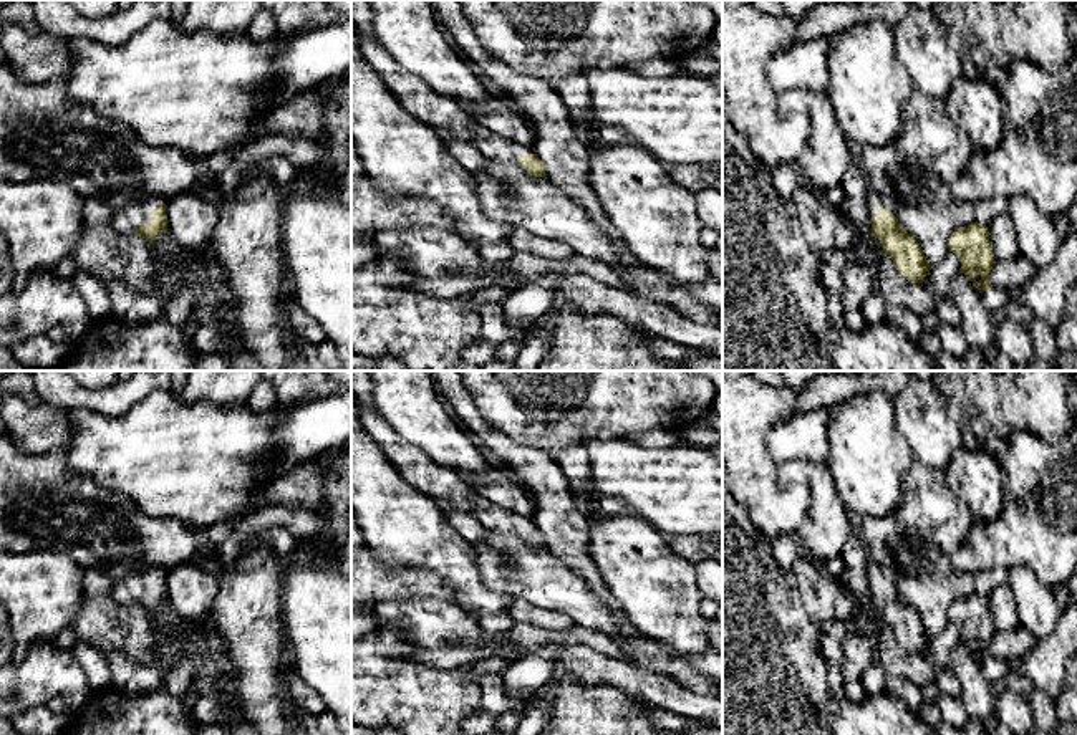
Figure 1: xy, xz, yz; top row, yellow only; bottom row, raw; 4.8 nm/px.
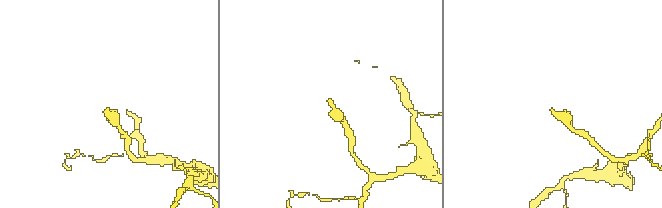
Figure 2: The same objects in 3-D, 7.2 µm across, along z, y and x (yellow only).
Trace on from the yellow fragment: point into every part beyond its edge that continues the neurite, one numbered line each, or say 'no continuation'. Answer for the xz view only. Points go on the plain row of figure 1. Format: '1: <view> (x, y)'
1: xz (496, 518)

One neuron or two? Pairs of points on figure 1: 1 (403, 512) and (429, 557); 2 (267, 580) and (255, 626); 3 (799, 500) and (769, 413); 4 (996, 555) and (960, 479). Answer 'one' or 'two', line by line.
1: one
2: one
3: one
4: two

